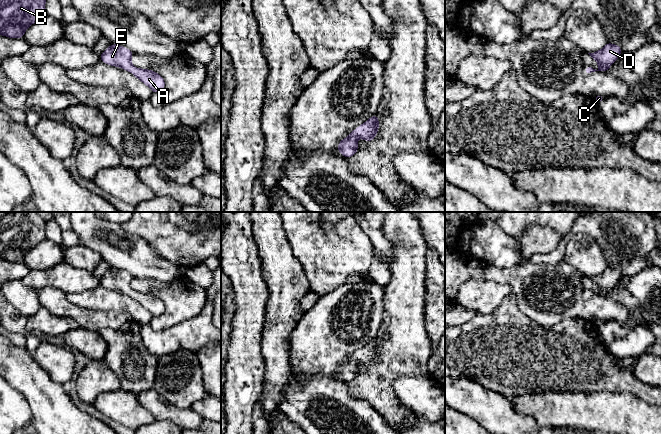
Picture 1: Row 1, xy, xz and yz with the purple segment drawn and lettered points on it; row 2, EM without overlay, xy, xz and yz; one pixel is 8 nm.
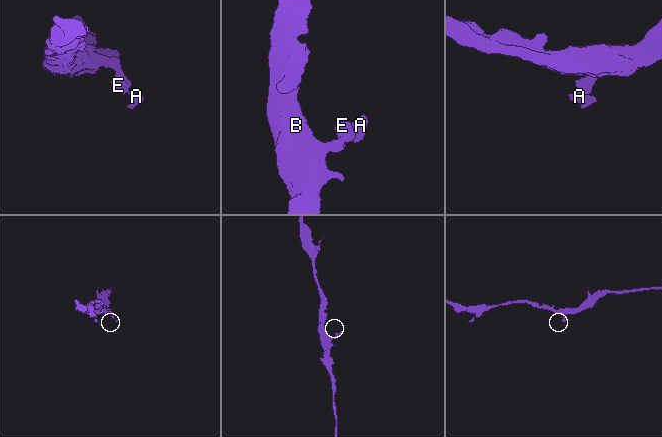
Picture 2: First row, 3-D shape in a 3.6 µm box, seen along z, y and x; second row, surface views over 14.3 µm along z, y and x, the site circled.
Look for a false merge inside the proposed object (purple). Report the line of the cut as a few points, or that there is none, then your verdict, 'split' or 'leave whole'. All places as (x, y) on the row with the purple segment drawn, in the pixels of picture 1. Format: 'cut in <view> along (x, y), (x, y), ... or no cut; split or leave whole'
no cut; leave whole

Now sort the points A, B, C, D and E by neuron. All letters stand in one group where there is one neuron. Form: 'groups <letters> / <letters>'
groups A B C D E

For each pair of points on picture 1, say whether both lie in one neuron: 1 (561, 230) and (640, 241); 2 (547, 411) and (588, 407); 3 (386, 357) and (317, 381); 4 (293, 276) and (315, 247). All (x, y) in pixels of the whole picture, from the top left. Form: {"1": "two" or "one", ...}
{"1": "two", "2": "one", "3": "two", "4": "two"}

